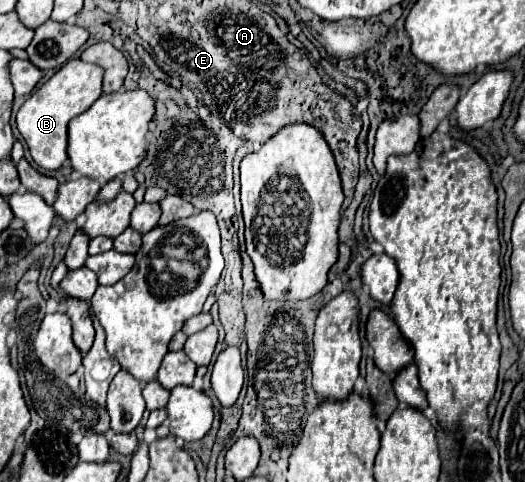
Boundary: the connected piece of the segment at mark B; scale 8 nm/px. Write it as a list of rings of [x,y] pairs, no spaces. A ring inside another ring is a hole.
[[[69,60],[55,72],[39,90],[35,90],[17,112],[17,128],[27,142],[31,158],[45,170],[59,170],[67,160],[67,124],[71,118],[83,114],[101,96],[103,68],[83,60]]]

